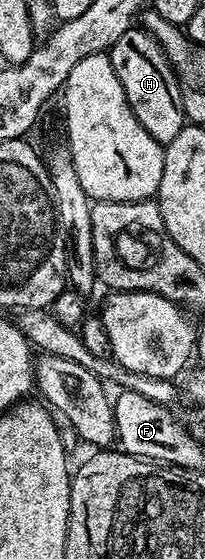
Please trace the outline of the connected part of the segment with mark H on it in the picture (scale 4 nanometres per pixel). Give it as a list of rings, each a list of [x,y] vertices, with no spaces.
[[[133,27],[118,39],[107,52],[110,63],[114,67],[114,75],[118,75],[118,83],[122,83],[122,91],[126,91],[126,99],[142,127],[154,135],[154,139],[166,146],[182,131],[186,124],[184,116],[184,92],[180,90],[180,81],[166,59],[162,47],[152,38],[152,34],[143,27]]]

